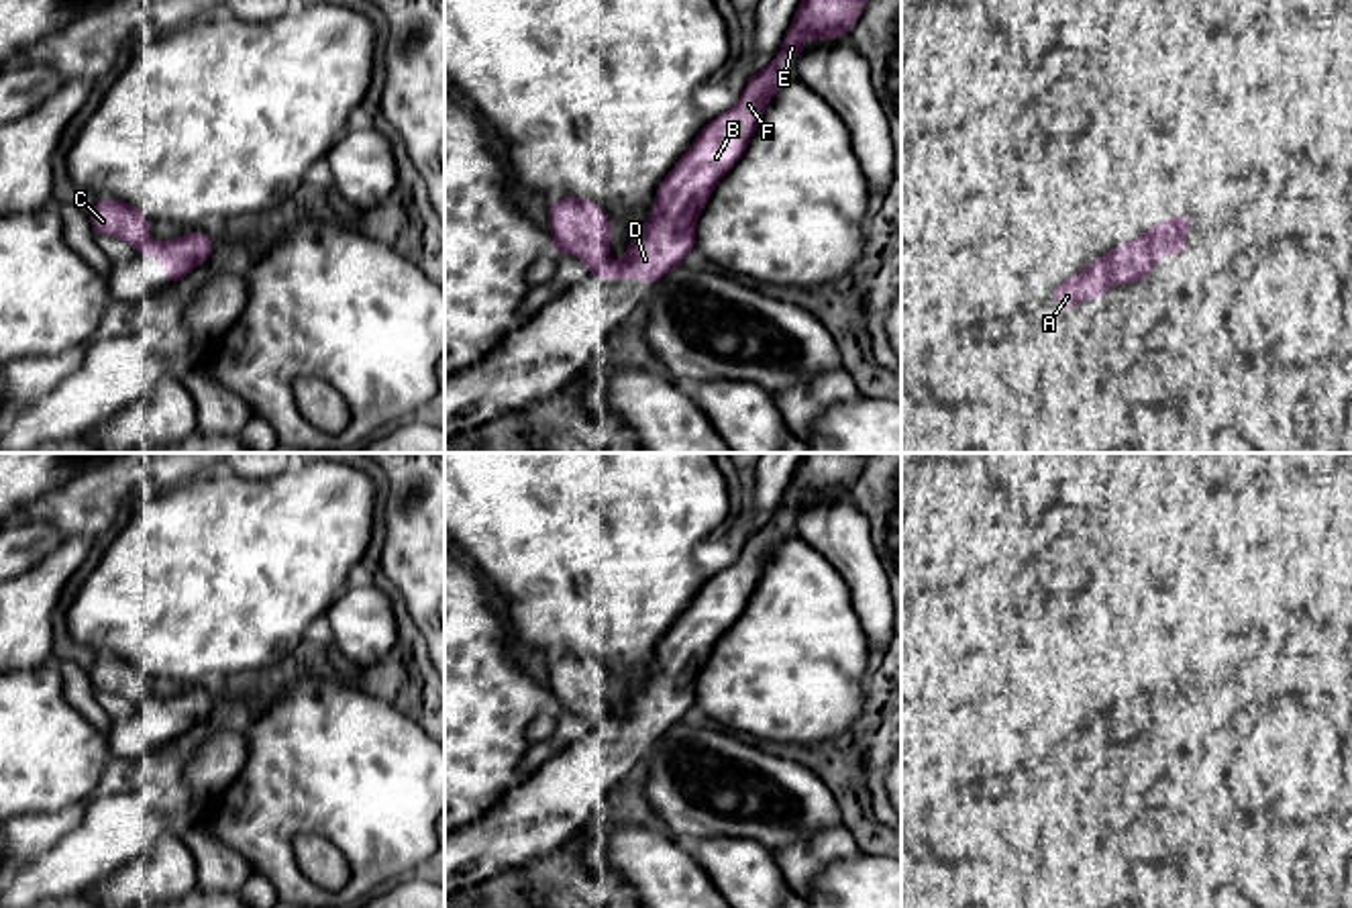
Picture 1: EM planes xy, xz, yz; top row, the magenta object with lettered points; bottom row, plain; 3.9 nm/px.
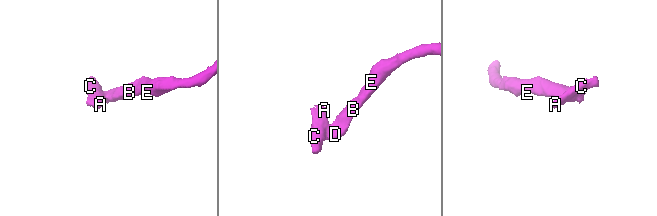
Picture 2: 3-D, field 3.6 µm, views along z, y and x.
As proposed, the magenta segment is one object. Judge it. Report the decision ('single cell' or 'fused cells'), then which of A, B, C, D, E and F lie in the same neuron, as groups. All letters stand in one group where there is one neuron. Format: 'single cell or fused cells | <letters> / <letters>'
fused cells | A C / B D E F

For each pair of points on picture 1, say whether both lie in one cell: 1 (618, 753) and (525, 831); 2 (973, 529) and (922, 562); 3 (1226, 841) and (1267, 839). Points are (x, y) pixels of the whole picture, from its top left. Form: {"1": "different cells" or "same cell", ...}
{"1": "same cell", "2": "same cell", "3": "different cells"}

